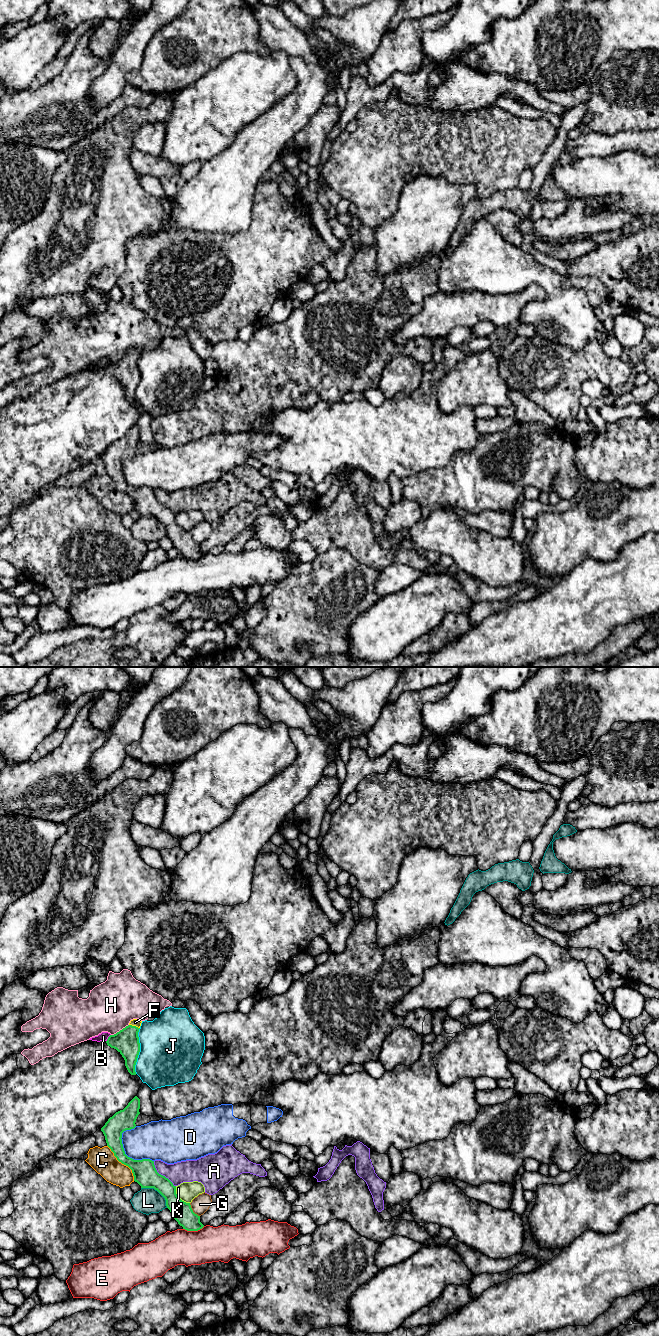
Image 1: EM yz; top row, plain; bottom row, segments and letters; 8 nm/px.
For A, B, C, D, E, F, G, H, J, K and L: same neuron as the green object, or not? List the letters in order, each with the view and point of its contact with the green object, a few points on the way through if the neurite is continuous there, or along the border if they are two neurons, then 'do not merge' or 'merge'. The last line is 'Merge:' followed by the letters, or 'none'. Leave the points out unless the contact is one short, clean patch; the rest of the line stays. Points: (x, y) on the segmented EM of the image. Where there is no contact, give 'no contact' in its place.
A: meets green in yz at (160, 1174); border along yz (153, 1161), (155, 1169), (175, 1186); do not merge
B: meets green in yz at (108, 1038); border along yz (110, 1034), (106, 1041); do not merge
C: meets green in yz at (122, 1163); border along yz (107, 1145), (113, 1155), (131, 1170), (134, 1180); do not merge
D: meets green in yz at (129, 1157); do not merge
E: meets green in yz at (193, 1230); do not merge
F: meets green in yz at (134, 1026); runs through yz (126, 1041), (134, 1026), (135, 1022); merge
G: meets green in yz at (192, 1210); do not merge
H: meets green in yz at (120, 1030); border along yz (128, 1024), (111, 1035); do not merge
J: meets green in yz at (139, 1051); do not merge
K: meets green in yz at (178, 1197); border along yz (175, 1186), (177, 1195), (189, 1203); do not merge
L: meets green in yz at (157, 1190); do not merge
Merge: F

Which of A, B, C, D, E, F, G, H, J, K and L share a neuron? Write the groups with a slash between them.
A C / B / D / E / F / G / H / J / K / L

